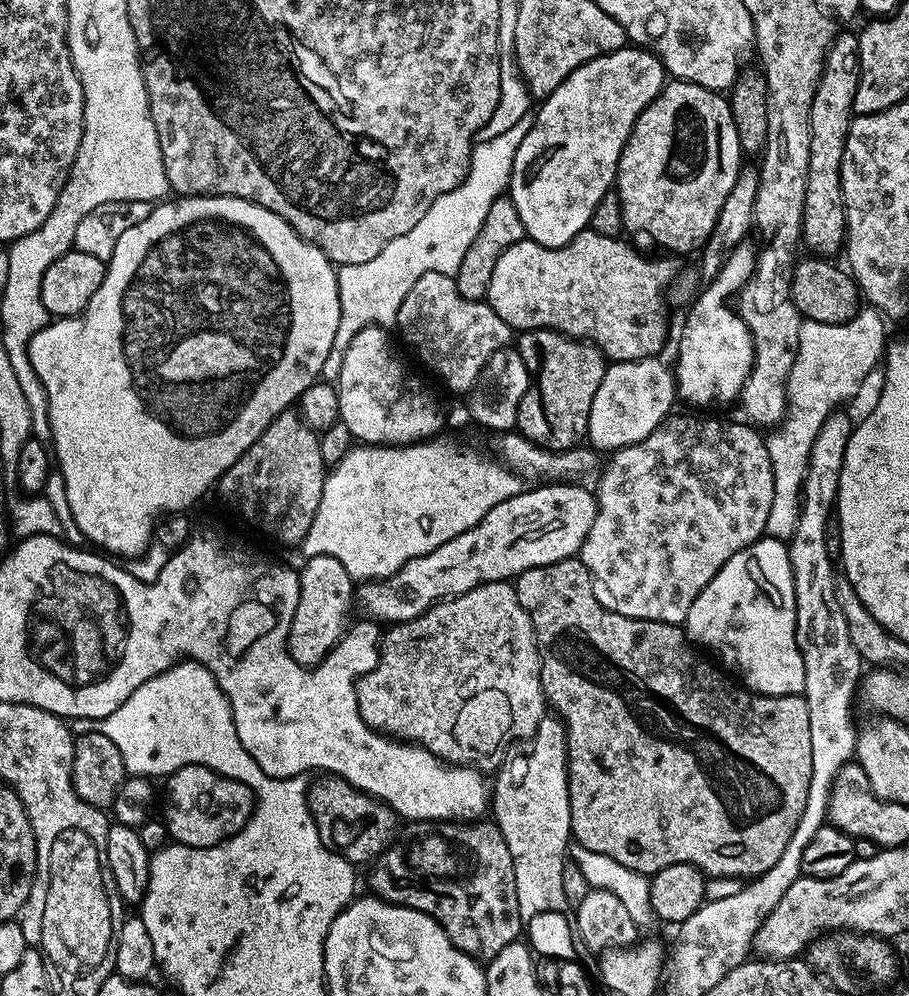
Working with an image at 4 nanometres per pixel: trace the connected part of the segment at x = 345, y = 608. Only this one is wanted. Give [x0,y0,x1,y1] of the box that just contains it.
[288,556,354,668]

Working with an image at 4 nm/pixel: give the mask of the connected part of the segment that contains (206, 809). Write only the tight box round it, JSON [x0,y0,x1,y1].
[166,764,254,848]

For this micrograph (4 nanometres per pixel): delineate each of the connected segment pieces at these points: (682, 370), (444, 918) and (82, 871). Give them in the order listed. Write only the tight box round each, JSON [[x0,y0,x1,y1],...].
[[674,242,756,408],[368,822,522,962],[40,832,114,978]]

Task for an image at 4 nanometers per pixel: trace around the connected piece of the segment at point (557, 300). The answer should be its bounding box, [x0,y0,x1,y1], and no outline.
[486,230,680,361]

